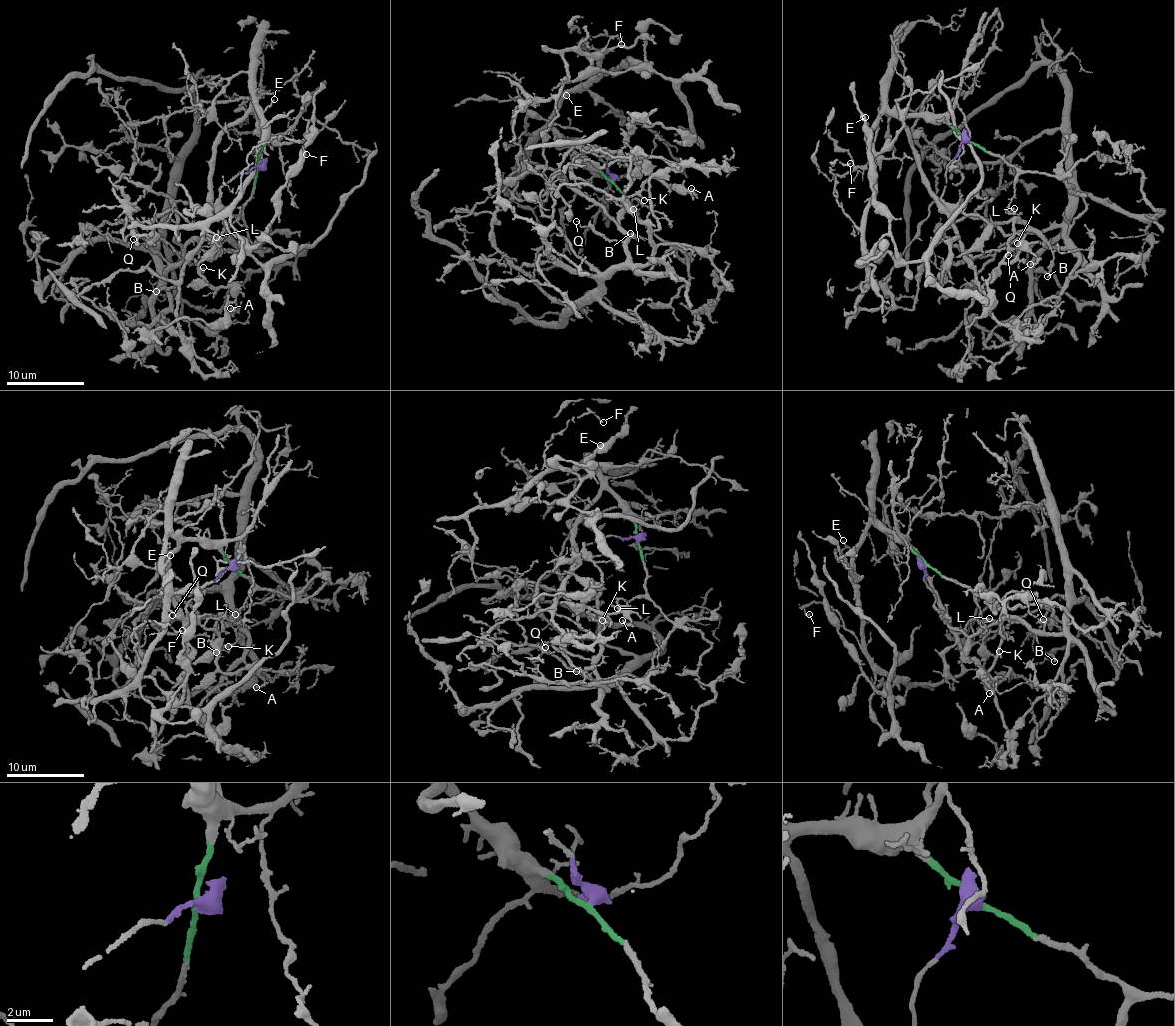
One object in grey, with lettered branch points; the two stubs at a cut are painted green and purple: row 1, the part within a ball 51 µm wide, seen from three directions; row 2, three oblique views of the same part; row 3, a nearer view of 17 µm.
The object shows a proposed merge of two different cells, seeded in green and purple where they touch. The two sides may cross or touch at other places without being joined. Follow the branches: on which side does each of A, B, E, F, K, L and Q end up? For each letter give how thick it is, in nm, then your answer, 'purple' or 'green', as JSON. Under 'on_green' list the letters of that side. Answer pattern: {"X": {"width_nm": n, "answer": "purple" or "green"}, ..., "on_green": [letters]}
{"A": {"width_nm": 160, "answer": "purple"}, "B": {"width_nm": 200, "answer": "purple"}, "E": {"width_nm": 140, "answer": "green"}, "F": {"width_nm": 160, "answer": "green"}, "K": {"width_nm": 110, "answer": "purple"}, "L": {"width_nm": 170, "answer": "green"}, "Q": {"width_nm": 100, "answer": "purple"}, "on_green": ["E", "F", "L"]}

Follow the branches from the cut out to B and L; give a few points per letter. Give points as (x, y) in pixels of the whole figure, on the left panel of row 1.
B: (257, 167), (223, 186), (220, 211), (224, 229), (218, 240), (199, 238), (185, 245), (179, 283), (157, 292)
L: (257, 167), (251, 195), (242, 212), (231, 227), (215, 237)

